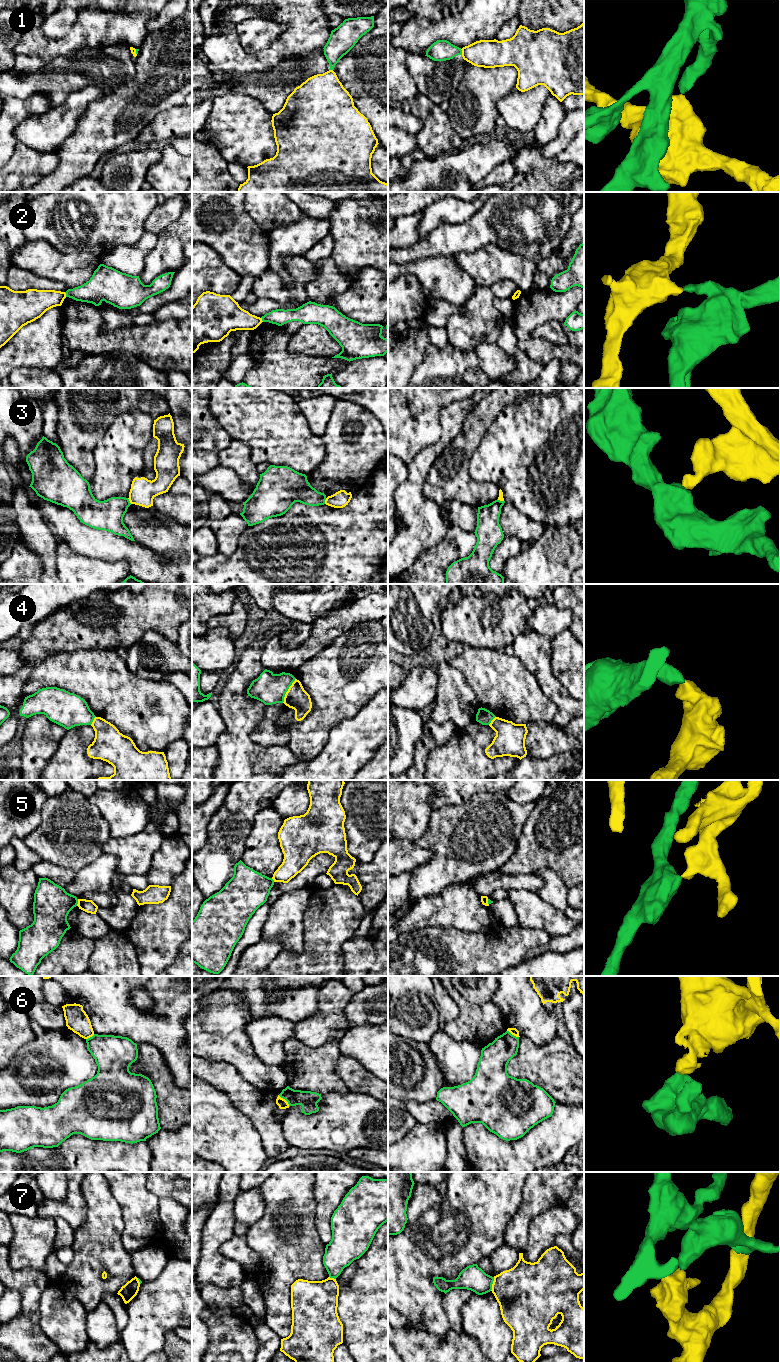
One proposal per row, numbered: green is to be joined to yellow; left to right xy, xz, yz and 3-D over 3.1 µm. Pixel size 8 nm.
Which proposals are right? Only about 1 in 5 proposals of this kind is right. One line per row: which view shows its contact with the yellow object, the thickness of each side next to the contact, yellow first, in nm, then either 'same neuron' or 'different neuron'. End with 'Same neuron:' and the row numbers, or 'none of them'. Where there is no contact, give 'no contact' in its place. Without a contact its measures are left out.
1: yz | 220/170 nm | different neuron
2: xy | 220/200 nm | different neuron
3: xy | 200/240 nm | different neuron
4: xz | 180/240 nm | different neuron
5: xy | 100/300 nm | different neuron
6: xz | 80/150 nm | different neuron
7: yz | 420/200 nm | different neuron
Same neuron: none of them

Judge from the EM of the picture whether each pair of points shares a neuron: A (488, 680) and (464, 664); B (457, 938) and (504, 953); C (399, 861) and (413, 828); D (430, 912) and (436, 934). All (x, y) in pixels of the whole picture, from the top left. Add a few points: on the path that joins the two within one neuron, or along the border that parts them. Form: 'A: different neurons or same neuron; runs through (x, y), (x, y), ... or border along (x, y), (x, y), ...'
A: same neuron; runs through (482, 674), (470, 664)
B: same neuron; runs through (469, 950), (472, 953), (492, 953)
C: different neurons; border along (398, 837), (410, 839), (413, 842)
D: different neurons; border along (457, 928), (423, 927), (411, 932)

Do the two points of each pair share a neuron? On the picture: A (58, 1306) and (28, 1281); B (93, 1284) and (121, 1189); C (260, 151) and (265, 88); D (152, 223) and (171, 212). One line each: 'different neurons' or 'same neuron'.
A: different neurons
B: different neurons
C: different neurons
D: same neuron

